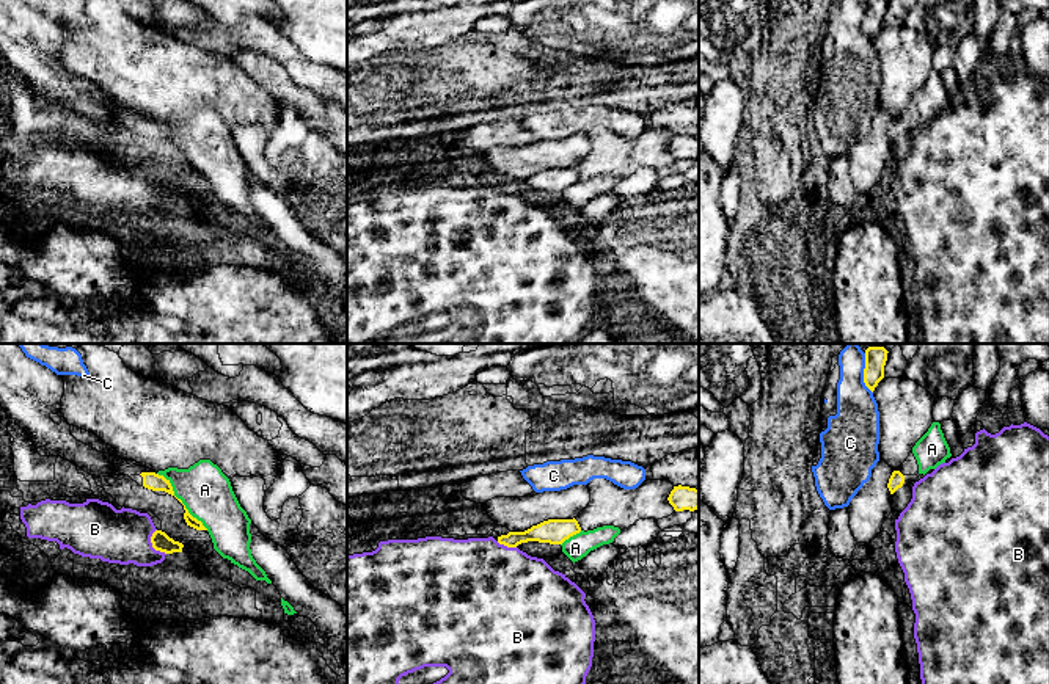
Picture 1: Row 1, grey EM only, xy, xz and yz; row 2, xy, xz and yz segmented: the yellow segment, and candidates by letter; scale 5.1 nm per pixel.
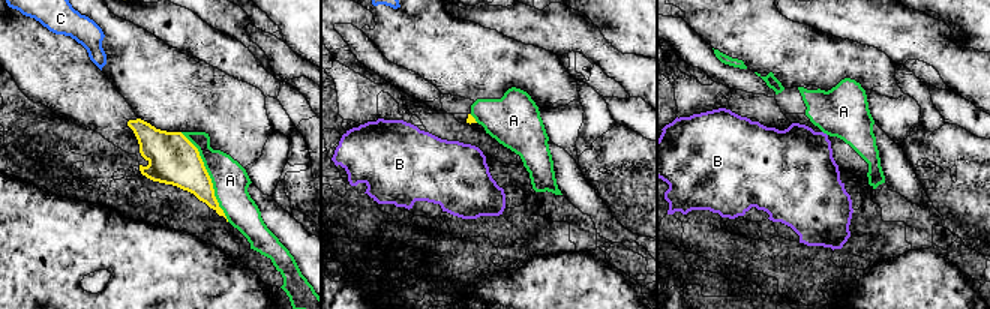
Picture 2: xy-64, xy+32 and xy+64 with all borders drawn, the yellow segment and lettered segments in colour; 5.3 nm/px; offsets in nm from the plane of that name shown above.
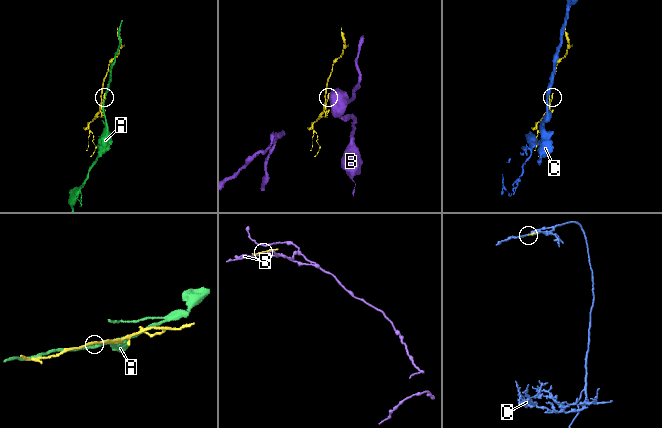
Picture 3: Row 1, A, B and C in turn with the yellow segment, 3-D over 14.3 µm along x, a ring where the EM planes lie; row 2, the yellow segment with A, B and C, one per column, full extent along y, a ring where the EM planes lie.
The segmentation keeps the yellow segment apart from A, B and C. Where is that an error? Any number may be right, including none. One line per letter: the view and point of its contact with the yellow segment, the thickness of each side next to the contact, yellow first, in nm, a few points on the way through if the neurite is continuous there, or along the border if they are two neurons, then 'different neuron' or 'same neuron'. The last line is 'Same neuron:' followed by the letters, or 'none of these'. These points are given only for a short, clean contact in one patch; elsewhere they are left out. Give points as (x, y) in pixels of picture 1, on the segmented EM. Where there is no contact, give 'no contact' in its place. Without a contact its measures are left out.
A: meets yellow in xy at (181, 501); 90 nm thick on the yellow side, 260 nm on the other; different neuron
B: meets yellow in xy at (153, 545); 100 nm thick on the yellow side, 280 nm on the other; border along xy (156, 529), (151, 545), (165, 554); different neuron
C: meets yellow in yz at (864, 374); 110 nm thick on the yellow side, 220 nm on the other; different neuron
Same neuron: none of these

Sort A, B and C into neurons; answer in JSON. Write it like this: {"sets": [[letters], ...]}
{"sets": [["A"], ["B"], ["C"]]}

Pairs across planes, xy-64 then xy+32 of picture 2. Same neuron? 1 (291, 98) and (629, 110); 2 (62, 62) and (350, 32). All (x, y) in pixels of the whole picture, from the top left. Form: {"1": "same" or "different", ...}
{"1": "different", "2": "different"}

